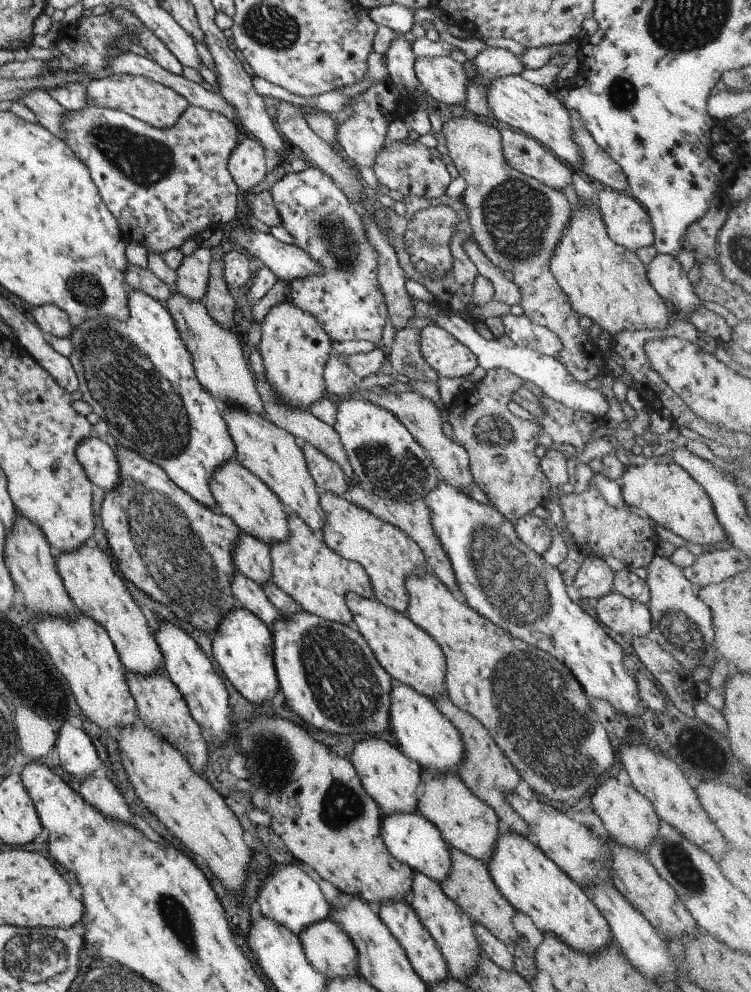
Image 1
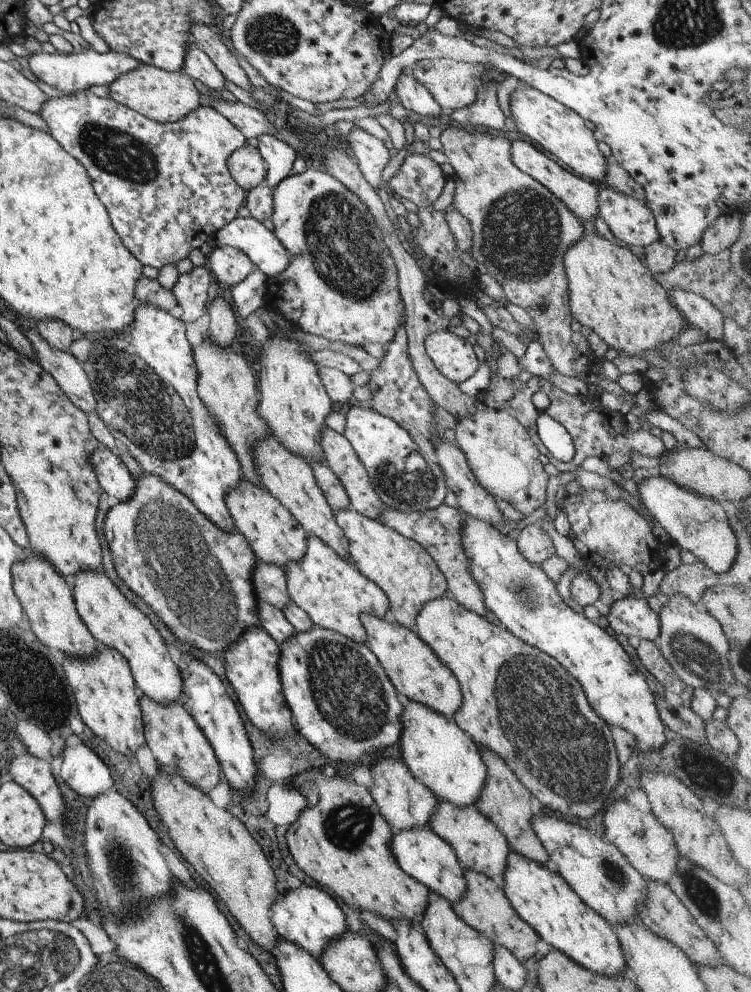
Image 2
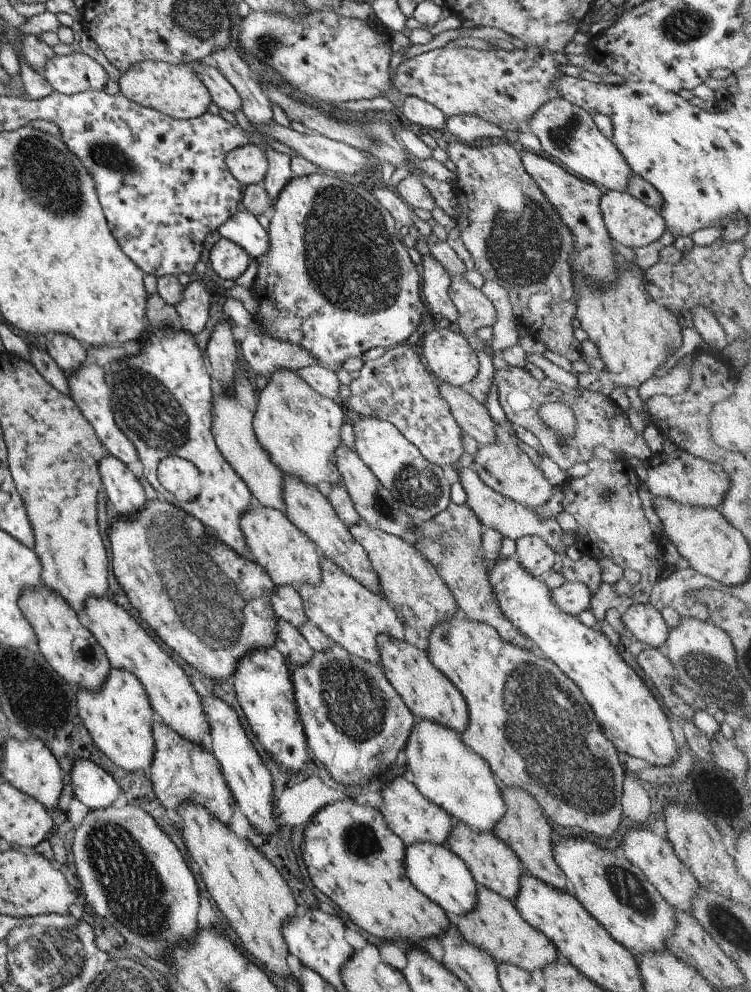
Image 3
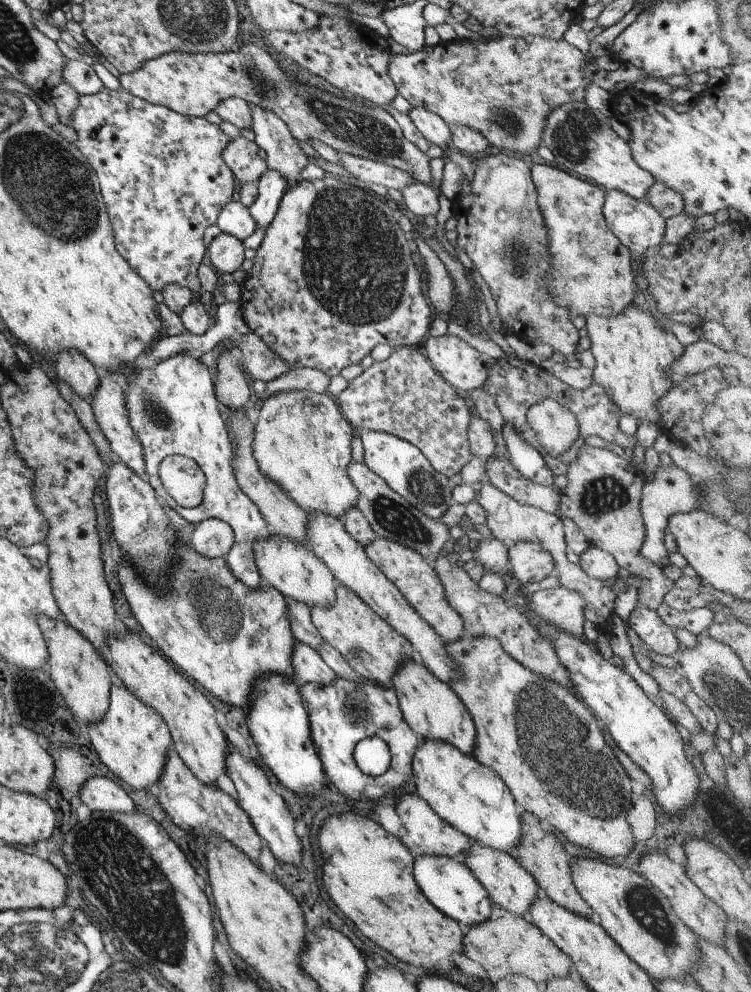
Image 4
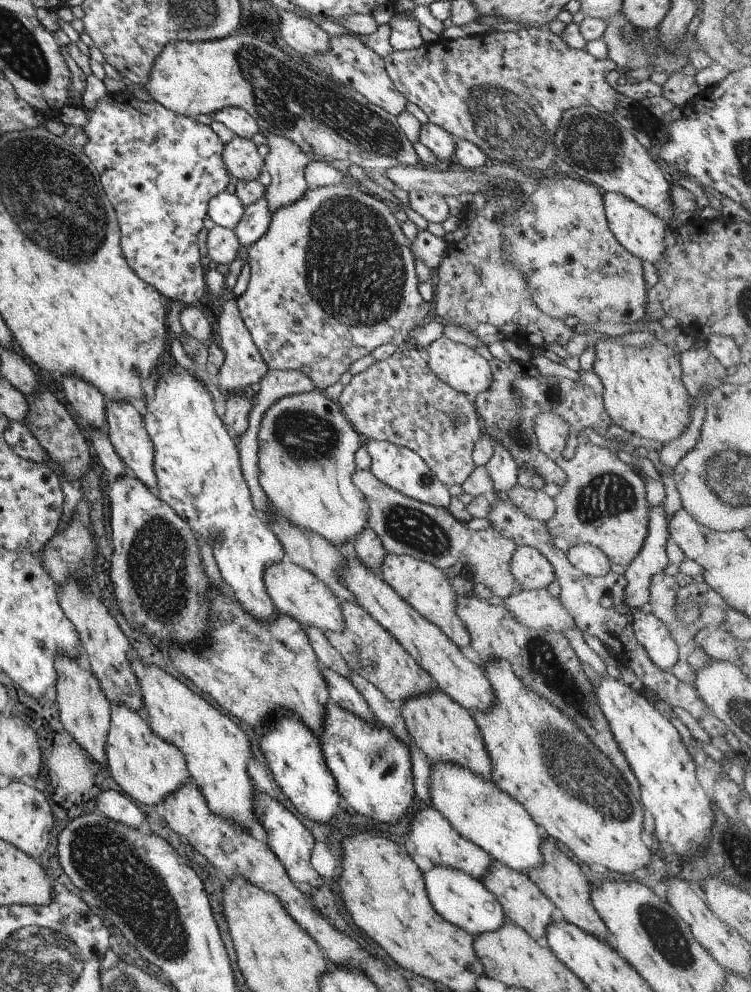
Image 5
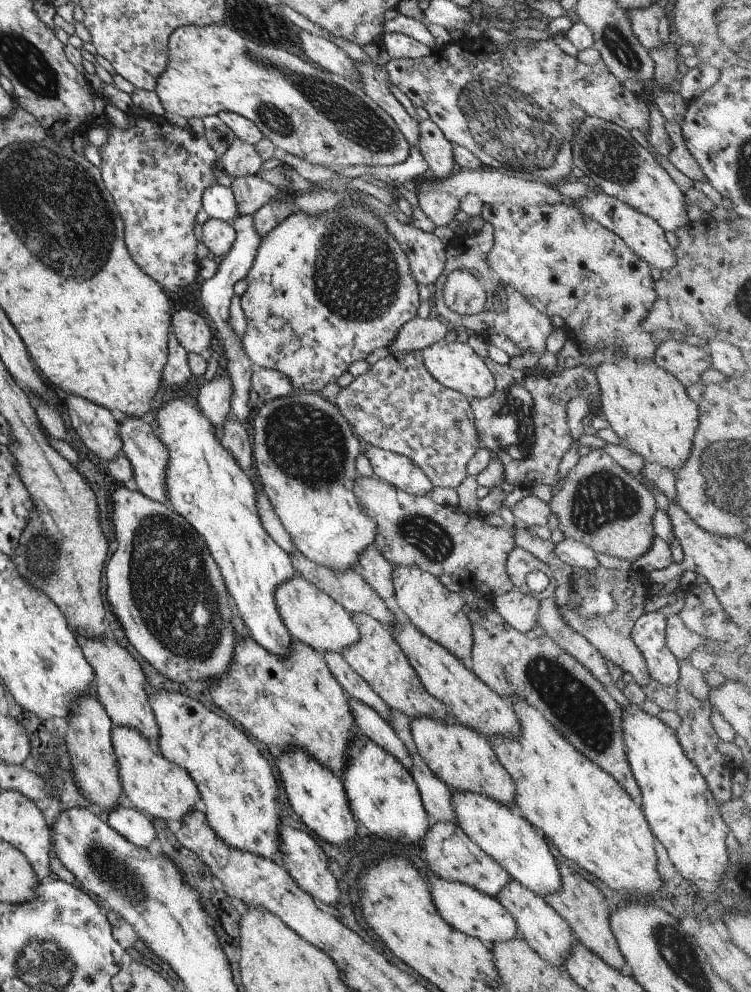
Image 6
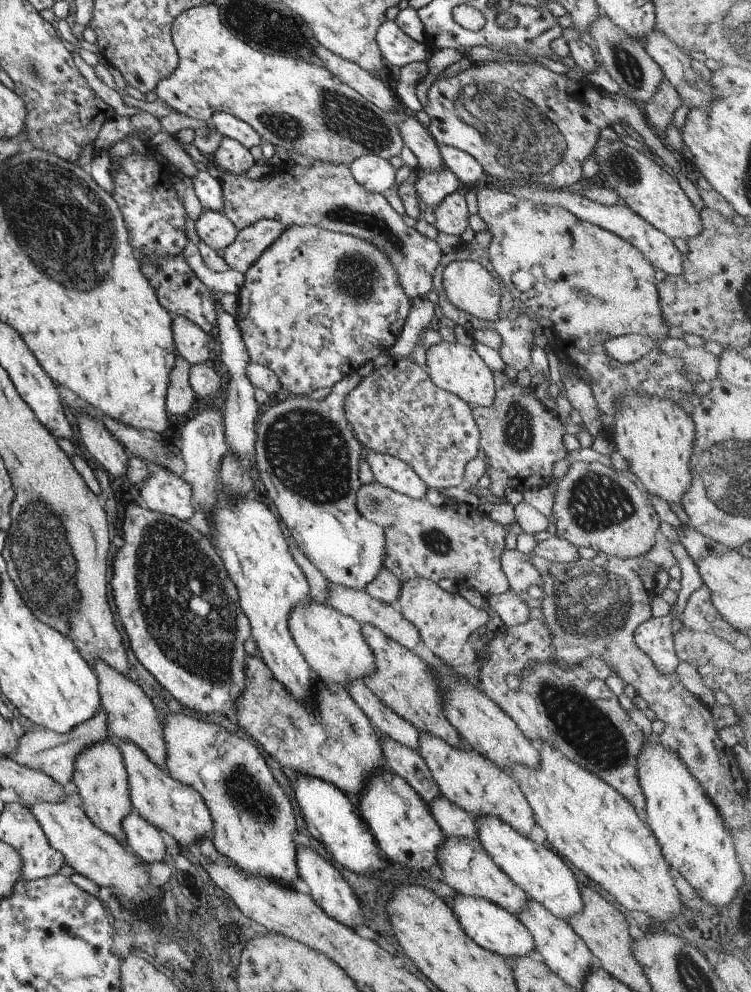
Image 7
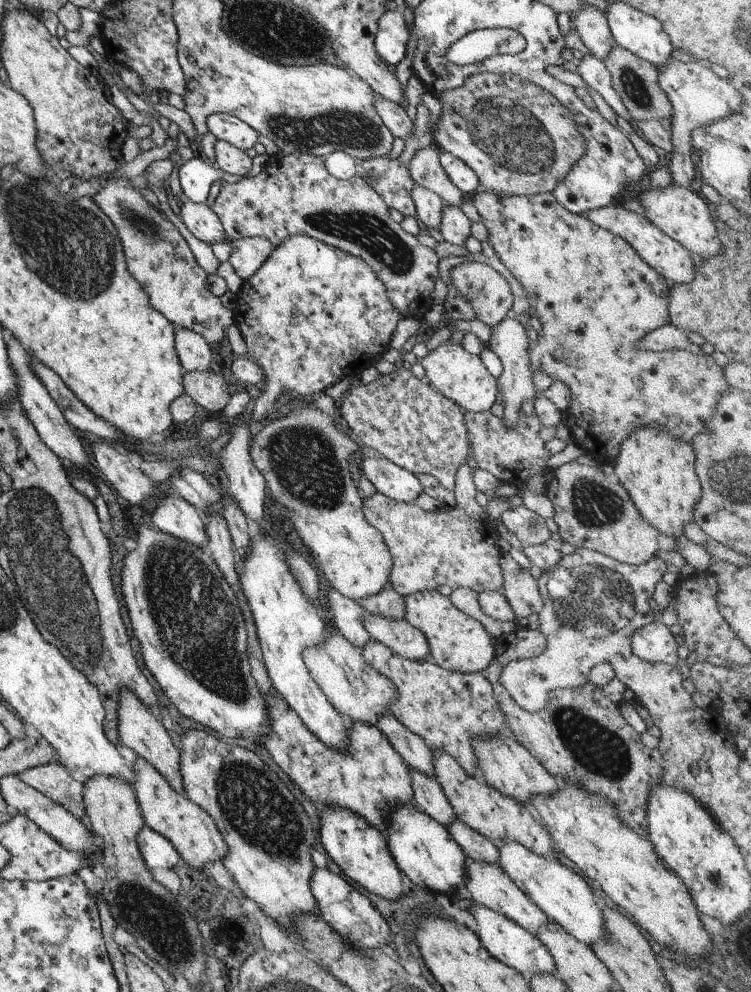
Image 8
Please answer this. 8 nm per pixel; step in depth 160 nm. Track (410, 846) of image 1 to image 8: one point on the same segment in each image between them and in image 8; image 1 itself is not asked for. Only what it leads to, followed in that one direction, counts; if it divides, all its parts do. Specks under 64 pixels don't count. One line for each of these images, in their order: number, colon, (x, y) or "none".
2: (419, 852)
3: (439, 874)
4: (447, 883)
5: (457, 897)
6: (464, 908)
7: (492, 927)
8: (504, 940)

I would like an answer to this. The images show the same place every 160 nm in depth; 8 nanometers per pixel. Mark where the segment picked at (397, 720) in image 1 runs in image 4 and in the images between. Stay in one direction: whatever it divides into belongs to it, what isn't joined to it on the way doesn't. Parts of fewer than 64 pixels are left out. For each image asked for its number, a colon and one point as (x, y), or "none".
2: (436, 751)
3: (446, 772)
4: (469, 796)

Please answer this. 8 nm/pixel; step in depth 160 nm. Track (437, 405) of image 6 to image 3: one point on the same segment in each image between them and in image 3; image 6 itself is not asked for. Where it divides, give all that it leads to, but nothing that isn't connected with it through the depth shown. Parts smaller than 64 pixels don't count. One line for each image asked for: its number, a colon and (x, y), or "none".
3: (396, 387)
4: (402, 395)
5: (399, 400)

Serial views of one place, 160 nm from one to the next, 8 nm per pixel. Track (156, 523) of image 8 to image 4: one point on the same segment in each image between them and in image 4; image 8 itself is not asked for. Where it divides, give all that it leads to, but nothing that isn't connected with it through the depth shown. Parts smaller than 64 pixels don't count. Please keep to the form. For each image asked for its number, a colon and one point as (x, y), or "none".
4: (107, 401)
5: (125, 429)
6: (147, 455)
7: (162, 491)

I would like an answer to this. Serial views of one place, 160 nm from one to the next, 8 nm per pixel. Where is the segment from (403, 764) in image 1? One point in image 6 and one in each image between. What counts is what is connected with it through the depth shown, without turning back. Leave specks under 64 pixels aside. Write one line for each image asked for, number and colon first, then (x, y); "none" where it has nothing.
2: (404, 802)
3: (411, 817)
4: (424, 833)
5: (432, 836)
6: (449, 854)

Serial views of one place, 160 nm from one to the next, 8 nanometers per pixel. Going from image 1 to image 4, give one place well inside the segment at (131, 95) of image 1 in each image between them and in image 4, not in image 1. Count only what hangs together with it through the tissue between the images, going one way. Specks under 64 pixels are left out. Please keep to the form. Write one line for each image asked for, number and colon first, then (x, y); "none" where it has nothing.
2: (165, 96)
3: (173, 90)
4: (189, 84)

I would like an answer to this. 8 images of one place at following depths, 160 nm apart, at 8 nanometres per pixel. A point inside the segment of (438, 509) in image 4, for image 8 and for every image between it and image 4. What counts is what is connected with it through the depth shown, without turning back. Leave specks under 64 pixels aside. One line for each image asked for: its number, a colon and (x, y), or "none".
5: (401, 469)
6: (398, 470)
7: (390, 472)
8: (398, 483)

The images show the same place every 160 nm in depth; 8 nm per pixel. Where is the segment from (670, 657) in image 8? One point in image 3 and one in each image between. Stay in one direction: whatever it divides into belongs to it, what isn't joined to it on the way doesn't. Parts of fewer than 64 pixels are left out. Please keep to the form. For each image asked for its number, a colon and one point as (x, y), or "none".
3: (644, 623)
4: (657, 636)
5: (649, 631)
6: (647, 632)
7: (653, 637)

